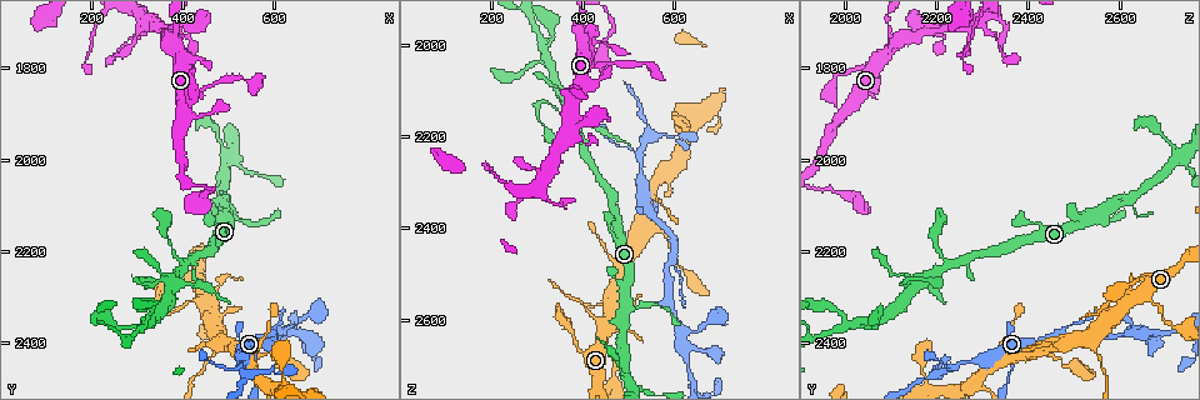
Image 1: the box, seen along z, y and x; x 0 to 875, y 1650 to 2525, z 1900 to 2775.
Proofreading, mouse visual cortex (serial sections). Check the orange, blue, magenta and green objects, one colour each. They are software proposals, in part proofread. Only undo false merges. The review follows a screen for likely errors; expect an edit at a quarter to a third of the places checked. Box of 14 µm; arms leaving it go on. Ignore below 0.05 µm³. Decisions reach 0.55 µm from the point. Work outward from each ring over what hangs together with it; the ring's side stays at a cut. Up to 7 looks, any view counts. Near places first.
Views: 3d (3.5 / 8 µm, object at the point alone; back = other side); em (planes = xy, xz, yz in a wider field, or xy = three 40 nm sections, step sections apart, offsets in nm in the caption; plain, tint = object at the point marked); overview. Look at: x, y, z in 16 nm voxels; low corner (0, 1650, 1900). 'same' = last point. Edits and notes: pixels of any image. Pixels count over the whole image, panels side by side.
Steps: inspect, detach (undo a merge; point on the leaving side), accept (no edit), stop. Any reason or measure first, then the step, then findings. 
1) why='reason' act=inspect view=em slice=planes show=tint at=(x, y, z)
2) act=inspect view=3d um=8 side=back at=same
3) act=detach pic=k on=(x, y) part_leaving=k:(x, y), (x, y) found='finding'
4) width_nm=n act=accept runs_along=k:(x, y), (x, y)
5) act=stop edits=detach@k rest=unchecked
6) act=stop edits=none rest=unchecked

why='narrows sharply' act=inspect view=3d um=3.5 at=(630, 2375, 2710)

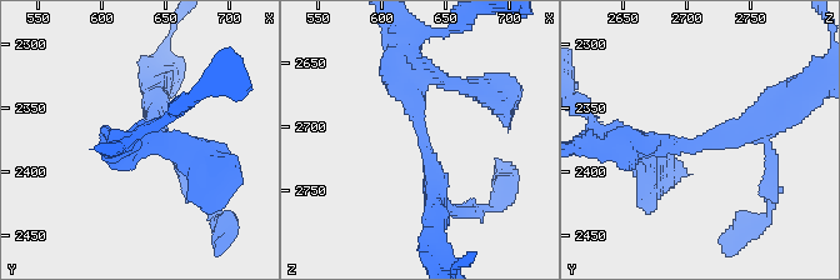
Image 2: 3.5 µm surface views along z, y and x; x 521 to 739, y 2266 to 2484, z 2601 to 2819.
arm_widths_nm=250,300 act=inspect view=em slice=xy step=3 show=tint at=(632, 2374, 2714)

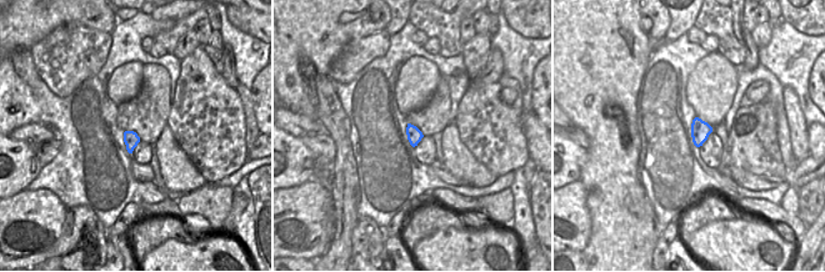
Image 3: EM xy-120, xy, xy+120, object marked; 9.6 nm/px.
act=accept runs_along=2:(399, 70), (436, 199), (453, 211) found='continuous, no second cell'

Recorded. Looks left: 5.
why='thin arm on a thick one' act=inspect view=3d um=3.5 side=back at=(490, 1990, 2725)

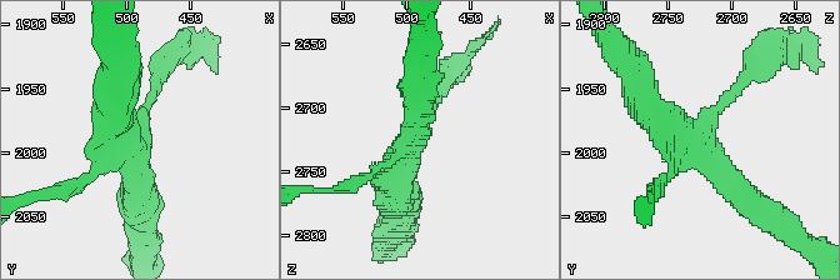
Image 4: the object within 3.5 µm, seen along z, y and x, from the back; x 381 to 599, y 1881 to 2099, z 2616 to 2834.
arm_widths_nm=150,150,350,400 act=accept runs_along=4:(759, 209), (704, 144), (640, 98) found='one cell here'

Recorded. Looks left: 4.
why='four or more arms meet' act=inspect view=3d um=3.5 at=(375, 2270, 2155)

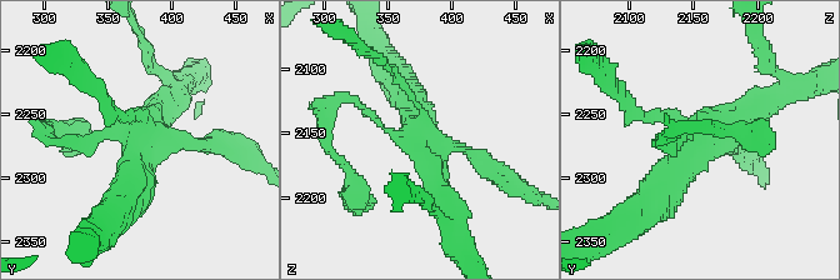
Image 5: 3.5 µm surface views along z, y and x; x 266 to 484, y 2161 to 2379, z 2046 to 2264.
why='shape alone is not enough' act=inspect view=em slice=xy step=2 show=tint at=(378, 2268, 2154)

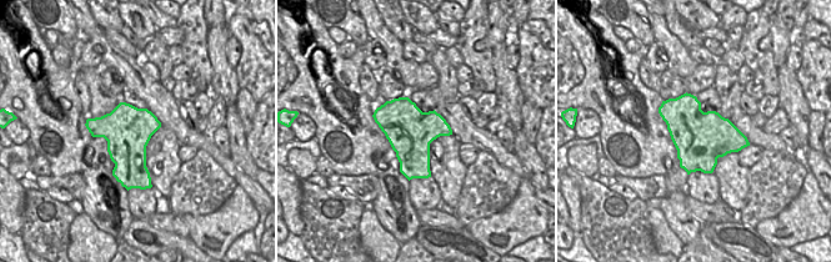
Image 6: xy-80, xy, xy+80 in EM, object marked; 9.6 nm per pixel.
why='another direction' act=inspect view=em slice=planes show=tint at=same

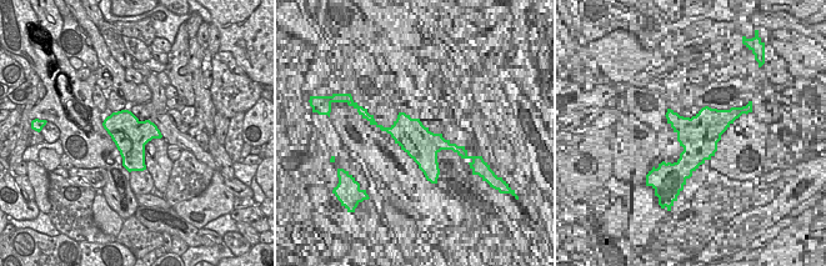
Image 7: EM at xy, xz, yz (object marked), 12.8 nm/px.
width_nm=460 act=accept runs_along=5:(761, 104), (698, 139), (646, 200) found='one cell here'

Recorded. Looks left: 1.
act=stop edits=none rest=unchecked

